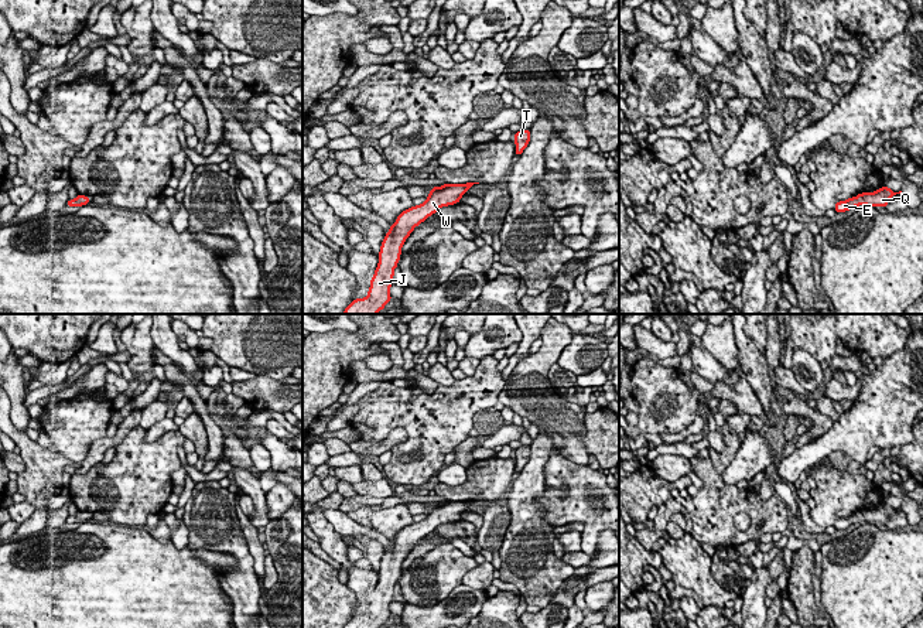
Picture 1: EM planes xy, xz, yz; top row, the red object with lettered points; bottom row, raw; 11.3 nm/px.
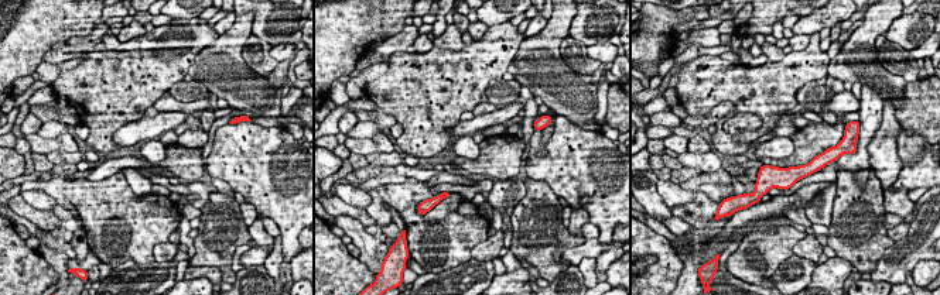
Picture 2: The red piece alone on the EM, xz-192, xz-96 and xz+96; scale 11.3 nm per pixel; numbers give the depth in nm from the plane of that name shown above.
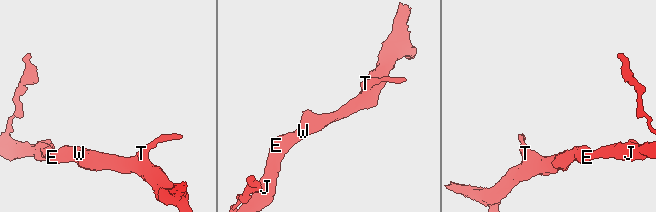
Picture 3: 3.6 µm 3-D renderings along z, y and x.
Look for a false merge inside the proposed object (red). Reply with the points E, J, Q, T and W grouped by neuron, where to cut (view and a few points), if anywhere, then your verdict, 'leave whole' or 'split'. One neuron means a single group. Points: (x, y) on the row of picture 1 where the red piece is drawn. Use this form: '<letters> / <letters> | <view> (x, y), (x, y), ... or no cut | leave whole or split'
E J Q T W | no cut | leave whole

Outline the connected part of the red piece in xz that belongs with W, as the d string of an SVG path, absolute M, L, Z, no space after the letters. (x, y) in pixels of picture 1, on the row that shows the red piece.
M479 182L465 184L441 184L431 188L427 199L411 208L404 209L390 225L390 231L384 232L379 252L379 263L370 279L368 297L355 298L343 310L342 314L377 314L384 310L384 306L392 301L390 287L393 284L394 269L401 256L401 246L411 235L416 226L424 222L428 216L434 215L440 208L459 204L461 197Z

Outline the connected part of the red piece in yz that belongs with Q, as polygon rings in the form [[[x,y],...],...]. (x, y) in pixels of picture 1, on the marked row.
[[[886,185],[881,187],[879,190],[874,191],[874,192],[861,192],[857,197],[851,197],[845,201],[838,201],[834,205],[834,211],[837,214],[841,212],[847,212],[851,208],[859,207],[859,205],[866,205],[866,207],[883,207],[886,208],[886,205],[889,204],[890,198],[896,194],[903,194],[902,191],[895,192],[890,188],[888,188]]]

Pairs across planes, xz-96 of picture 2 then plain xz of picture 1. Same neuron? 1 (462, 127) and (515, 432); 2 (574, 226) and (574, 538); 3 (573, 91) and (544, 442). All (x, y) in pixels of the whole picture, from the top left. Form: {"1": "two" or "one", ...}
{"1": "one", "2": "one", "3": "two"}

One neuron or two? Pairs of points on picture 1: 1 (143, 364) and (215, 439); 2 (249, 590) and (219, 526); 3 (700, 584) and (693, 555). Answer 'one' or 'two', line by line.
1: two
2: one
3: one

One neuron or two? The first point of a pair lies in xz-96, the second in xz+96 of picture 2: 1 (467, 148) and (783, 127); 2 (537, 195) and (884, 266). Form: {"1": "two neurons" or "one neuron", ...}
{"1": "two neurons", "2": "two neurons"}

